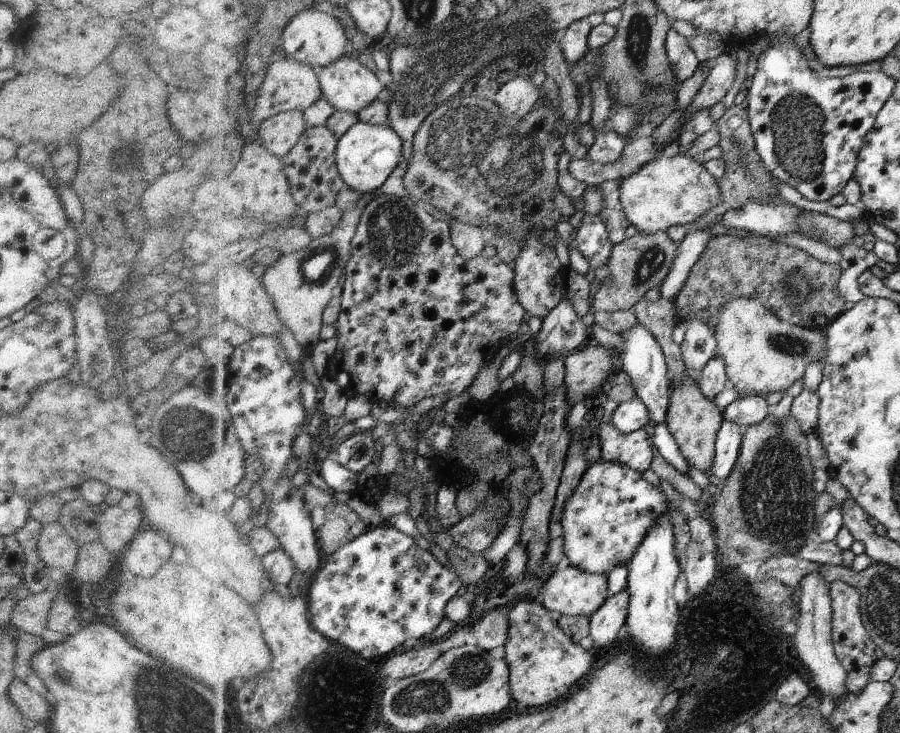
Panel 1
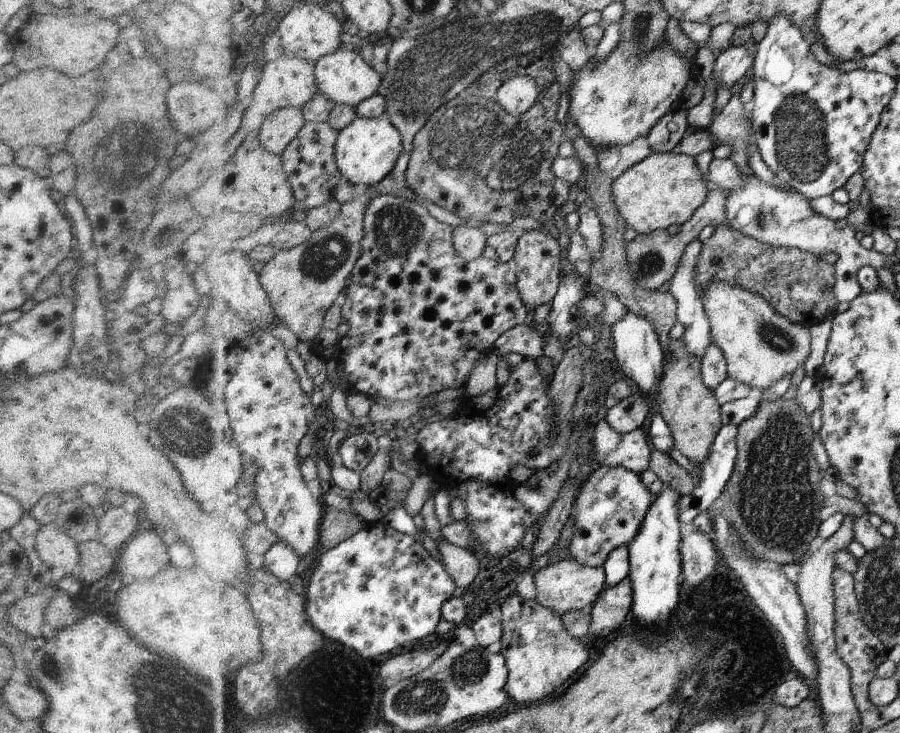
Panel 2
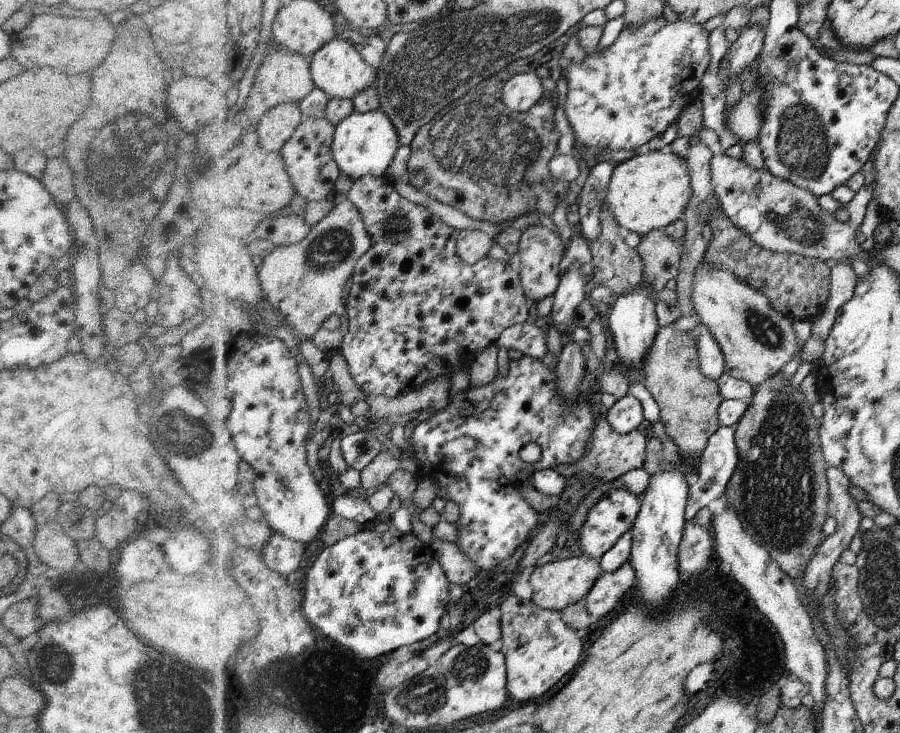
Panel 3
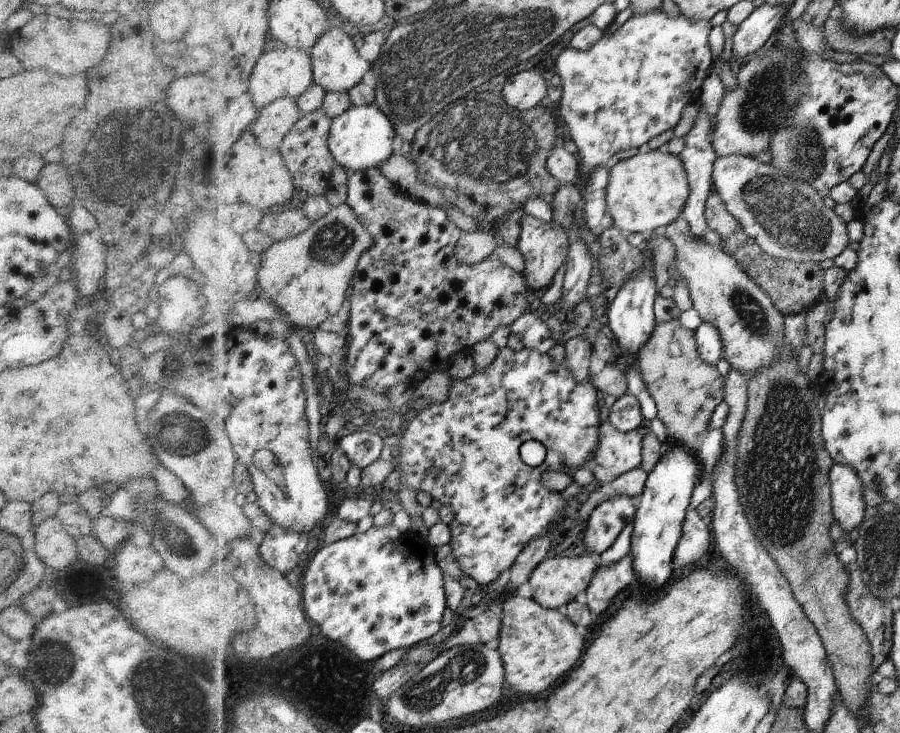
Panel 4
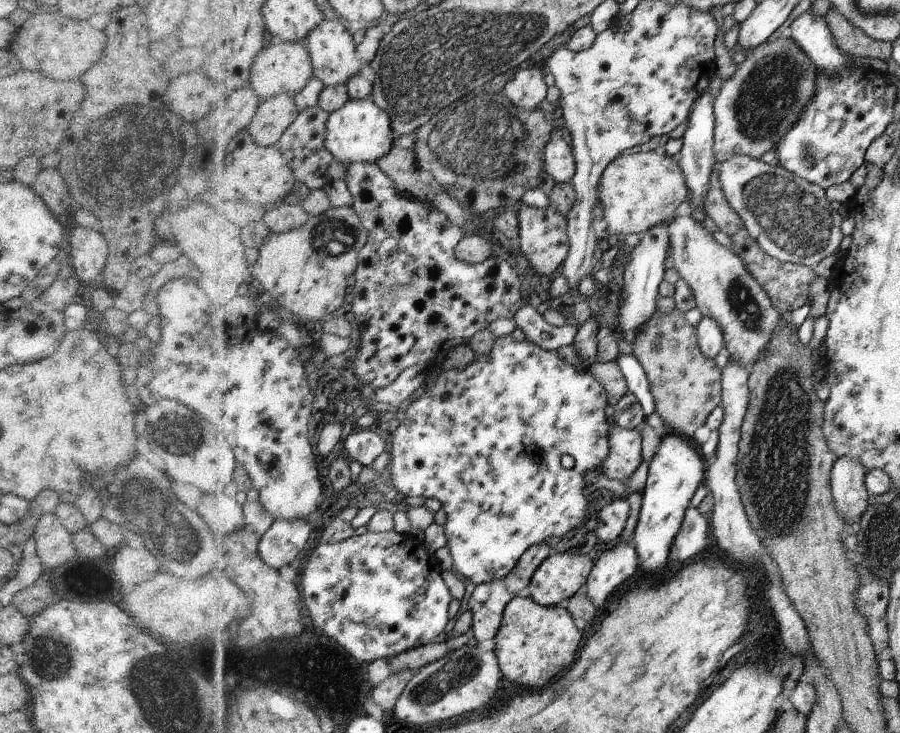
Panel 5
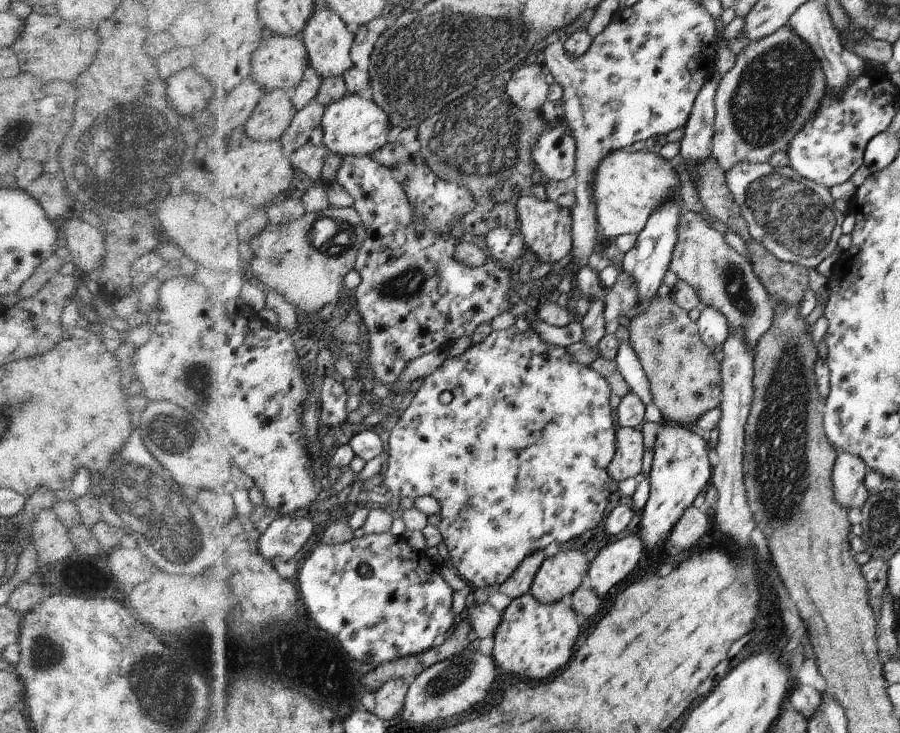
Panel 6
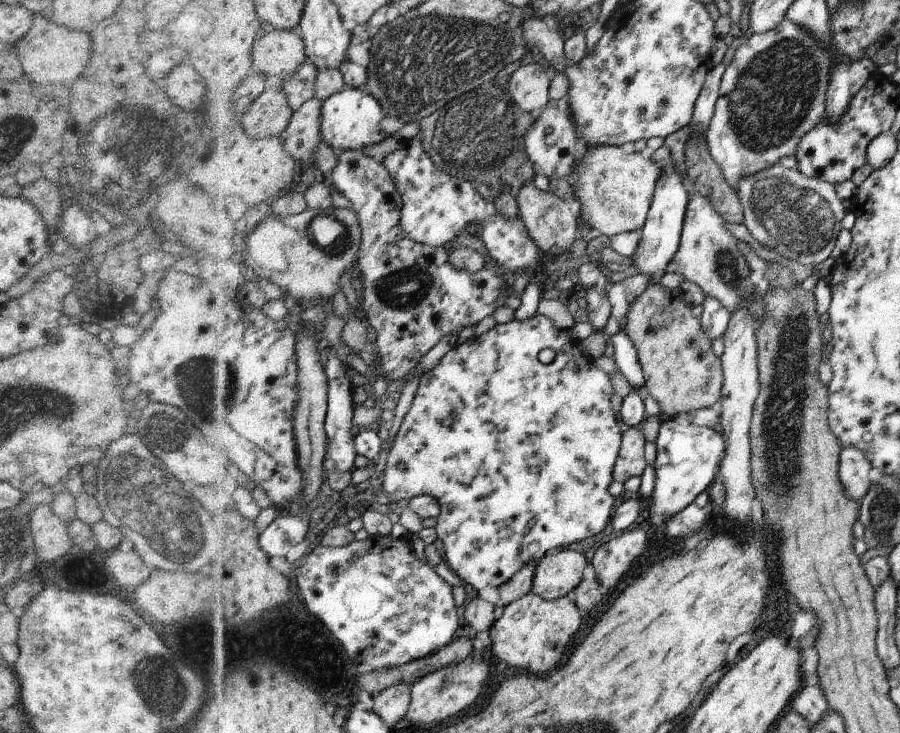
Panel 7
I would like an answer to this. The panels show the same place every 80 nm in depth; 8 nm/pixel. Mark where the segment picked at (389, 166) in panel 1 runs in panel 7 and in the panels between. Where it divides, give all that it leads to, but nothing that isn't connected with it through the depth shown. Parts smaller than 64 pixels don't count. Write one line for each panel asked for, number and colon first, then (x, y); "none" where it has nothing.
2: (367, 151)
3: (365, 144)
4: (364, 137)
5: (361, 131)
6: (357, 126)
7: (352, 120)

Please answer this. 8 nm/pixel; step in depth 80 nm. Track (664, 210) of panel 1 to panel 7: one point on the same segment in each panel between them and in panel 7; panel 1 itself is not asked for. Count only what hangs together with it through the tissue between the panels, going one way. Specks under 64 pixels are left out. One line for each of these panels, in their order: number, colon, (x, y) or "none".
2: (666, 188)
3: (649, 191)
4: (645, 193)
5: (639, 191)
6: (629, 186)
7: (615, 189)

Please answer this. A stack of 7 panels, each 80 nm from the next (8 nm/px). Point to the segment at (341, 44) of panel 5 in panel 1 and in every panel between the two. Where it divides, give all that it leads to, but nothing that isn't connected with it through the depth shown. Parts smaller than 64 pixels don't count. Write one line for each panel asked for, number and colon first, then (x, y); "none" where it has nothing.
1: (349, 85)
2: (345, 77)
3: (339, 69)
4: (338, 66)

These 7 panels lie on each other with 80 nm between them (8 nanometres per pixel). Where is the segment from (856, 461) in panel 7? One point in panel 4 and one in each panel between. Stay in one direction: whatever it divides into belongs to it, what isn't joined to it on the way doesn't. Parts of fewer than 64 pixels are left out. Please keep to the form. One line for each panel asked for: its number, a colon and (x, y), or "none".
4: (849, 508)
5: (850, 493)
6: (849, 486)

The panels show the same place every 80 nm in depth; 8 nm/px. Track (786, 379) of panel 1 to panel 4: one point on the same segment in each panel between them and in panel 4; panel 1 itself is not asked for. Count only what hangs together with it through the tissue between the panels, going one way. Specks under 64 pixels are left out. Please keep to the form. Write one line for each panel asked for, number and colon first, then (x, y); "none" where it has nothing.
2: (760, 346)
3: (756, 340)
4: (751, 328)

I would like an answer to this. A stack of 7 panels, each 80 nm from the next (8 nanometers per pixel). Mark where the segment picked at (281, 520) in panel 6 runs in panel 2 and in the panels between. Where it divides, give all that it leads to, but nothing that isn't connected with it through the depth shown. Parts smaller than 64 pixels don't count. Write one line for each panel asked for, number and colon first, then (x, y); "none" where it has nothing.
2: (283, 561)
3: (282, 554)
4: (283, 549)
5: (285, 540)

